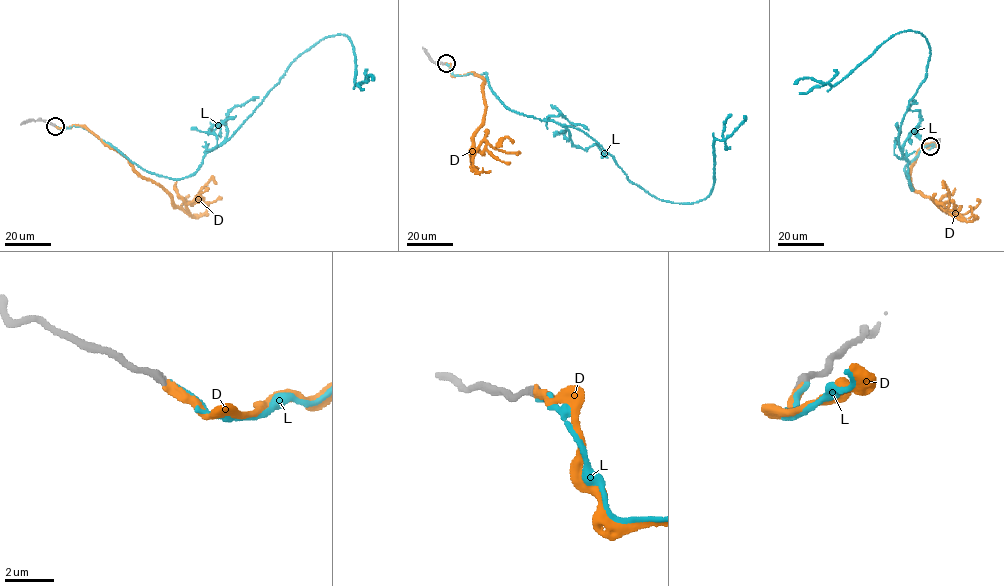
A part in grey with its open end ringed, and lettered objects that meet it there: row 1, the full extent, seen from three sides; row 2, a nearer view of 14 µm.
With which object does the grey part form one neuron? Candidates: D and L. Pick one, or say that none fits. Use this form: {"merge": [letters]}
{"merge": ["D"]}

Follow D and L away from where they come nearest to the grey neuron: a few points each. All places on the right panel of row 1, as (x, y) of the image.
D: (930, 145), (924, 143), (910, 166), (913, 189), (962, 218), (947, 211), (943, 187)
L: (931, 145), (904, 168), (912, 189), (898, 139), (925, 78), (920, 32), (895, 33), (832, 86), (793, 83)

